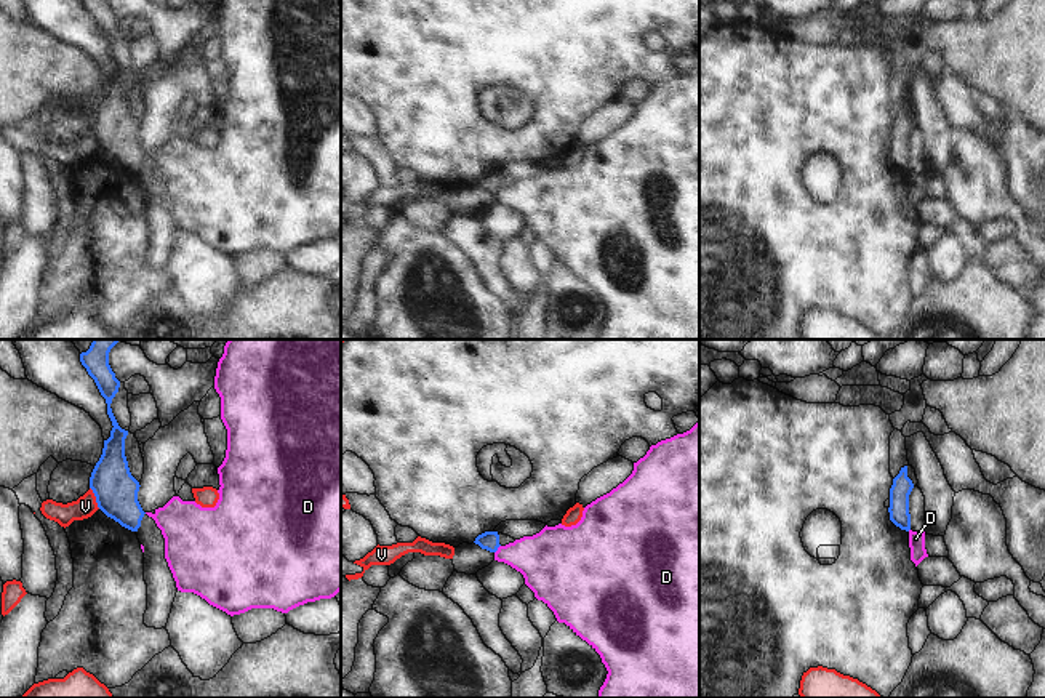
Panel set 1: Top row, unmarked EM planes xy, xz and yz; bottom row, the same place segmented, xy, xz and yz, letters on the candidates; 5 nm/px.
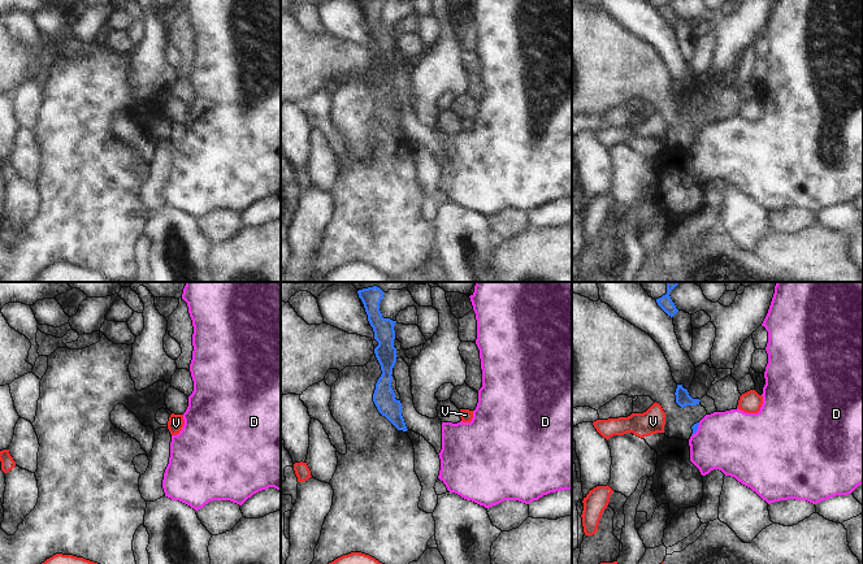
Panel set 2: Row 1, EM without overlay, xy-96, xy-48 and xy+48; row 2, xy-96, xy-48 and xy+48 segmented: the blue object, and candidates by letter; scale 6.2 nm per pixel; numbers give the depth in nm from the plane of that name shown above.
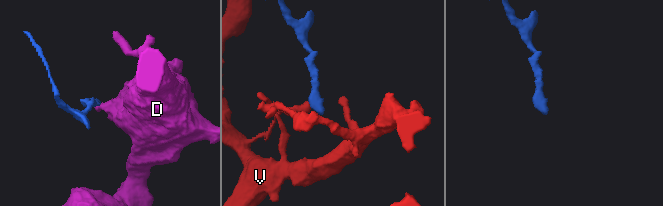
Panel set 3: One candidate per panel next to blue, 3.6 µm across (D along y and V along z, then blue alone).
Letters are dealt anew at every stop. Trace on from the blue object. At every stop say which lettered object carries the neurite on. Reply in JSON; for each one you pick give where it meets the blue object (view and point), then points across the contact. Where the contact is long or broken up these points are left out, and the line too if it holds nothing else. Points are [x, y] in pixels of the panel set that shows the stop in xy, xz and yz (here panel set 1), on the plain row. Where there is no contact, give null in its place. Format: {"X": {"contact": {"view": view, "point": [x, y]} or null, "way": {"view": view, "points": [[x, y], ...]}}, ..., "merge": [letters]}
{"merge": []}

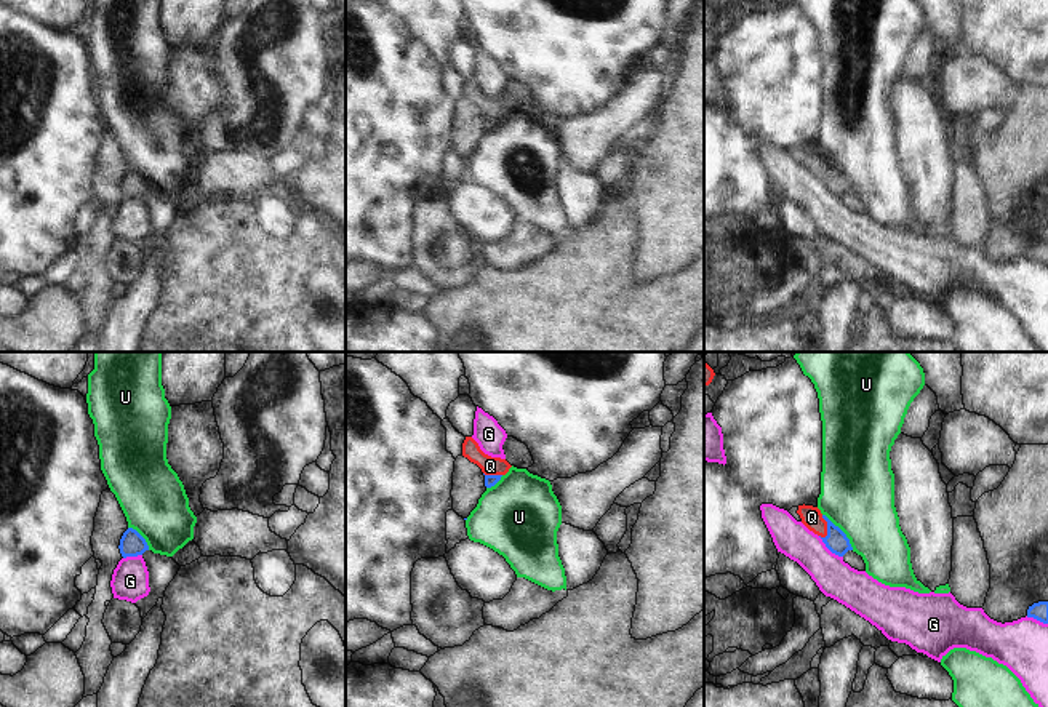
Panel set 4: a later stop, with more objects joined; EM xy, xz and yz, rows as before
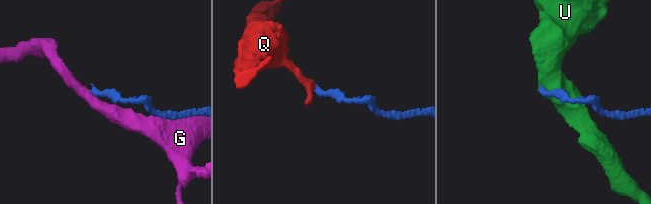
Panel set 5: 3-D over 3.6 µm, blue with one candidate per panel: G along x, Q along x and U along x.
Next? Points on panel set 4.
{"Q": {"contact": {"view": "yz", "point": [828, 168]}, "way": {"view": "yz", "points": [[836, 183], [828, 168], [820, 167], [812, 159]]}}, "merge": ["Q"]}

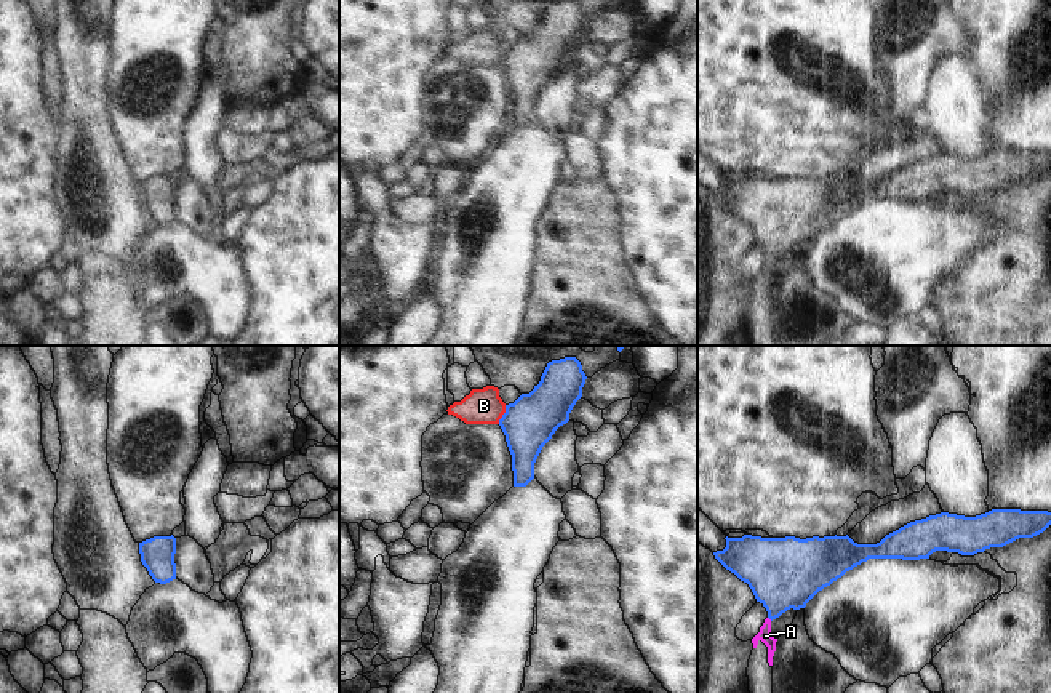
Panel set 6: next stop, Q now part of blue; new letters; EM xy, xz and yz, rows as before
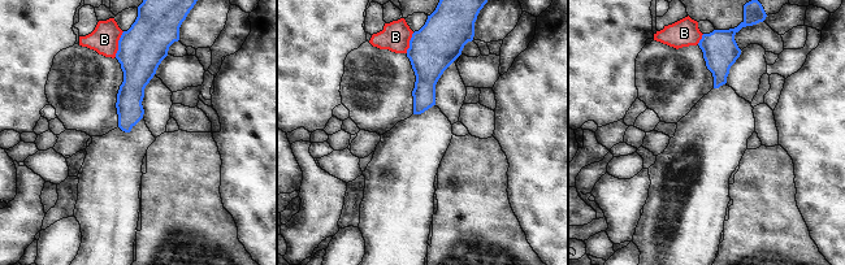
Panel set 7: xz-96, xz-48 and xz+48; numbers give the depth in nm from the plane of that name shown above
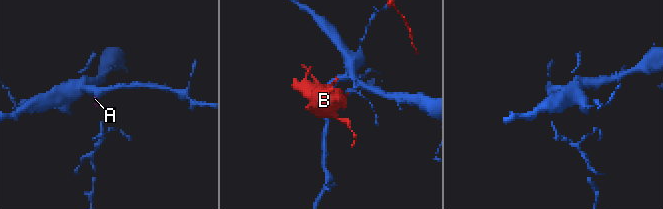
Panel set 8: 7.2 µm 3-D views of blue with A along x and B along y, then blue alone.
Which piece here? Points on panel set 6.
{"A": {"contact": {"view": "yz", "point": [770, 260]}, "way": {"view": "yz", "points": [[783, 215], [775, 252], [770, 260], [765, 277]]}}, "merge": ["A"]}

